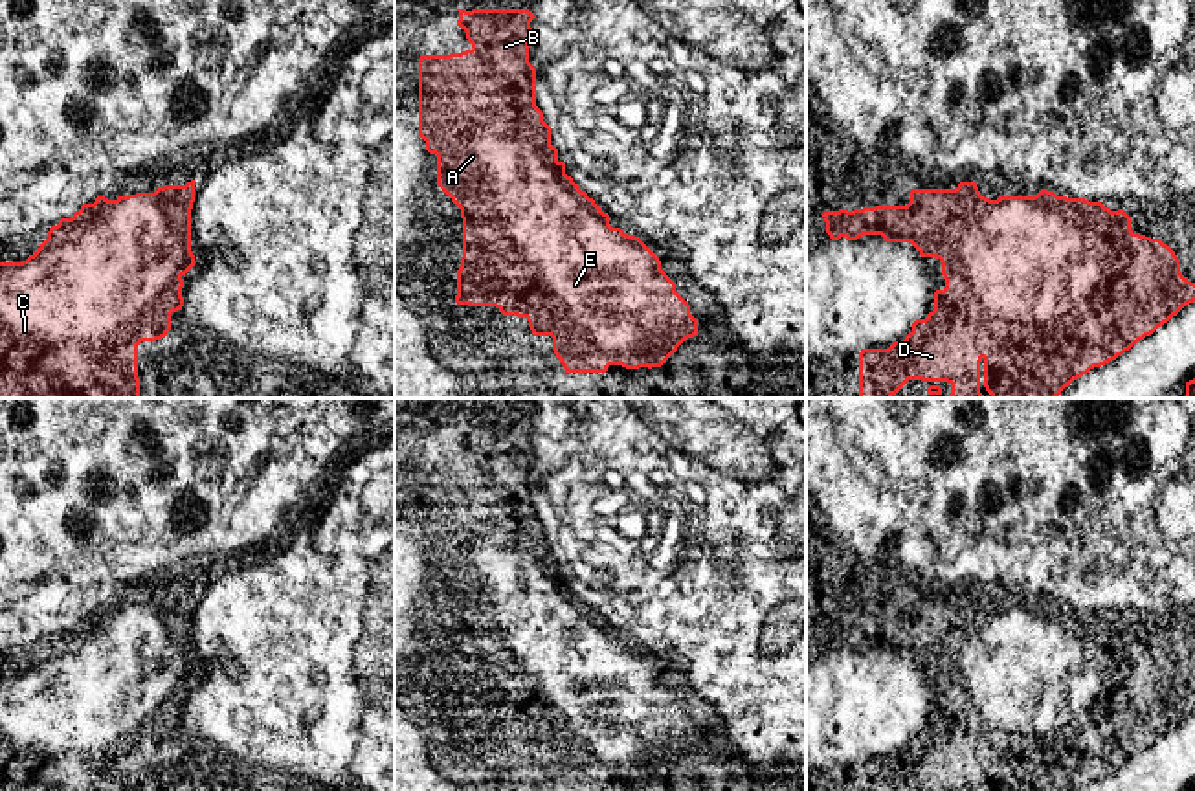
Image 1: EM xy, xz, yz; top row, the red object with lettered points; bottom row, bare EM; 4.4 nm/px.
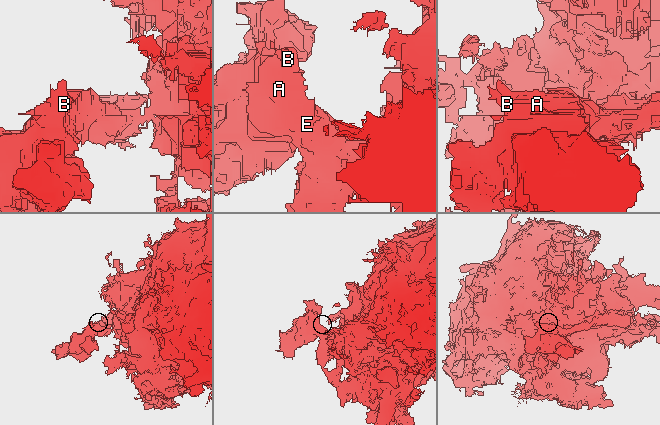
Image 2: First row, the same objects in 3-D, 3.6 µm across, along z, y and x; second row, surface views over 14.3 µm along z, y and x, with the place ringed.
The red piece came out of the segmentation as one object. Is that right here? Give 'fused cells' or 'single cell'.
single cell

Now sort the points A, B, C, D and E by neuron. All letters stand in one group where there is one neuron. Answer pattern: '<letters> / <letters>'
A B C D E

